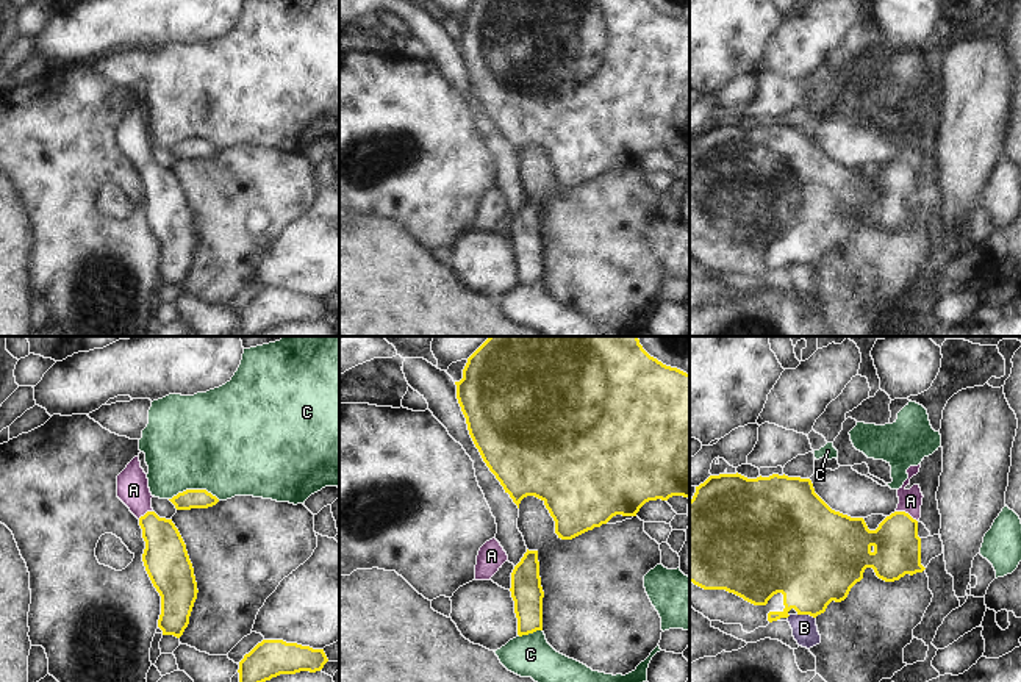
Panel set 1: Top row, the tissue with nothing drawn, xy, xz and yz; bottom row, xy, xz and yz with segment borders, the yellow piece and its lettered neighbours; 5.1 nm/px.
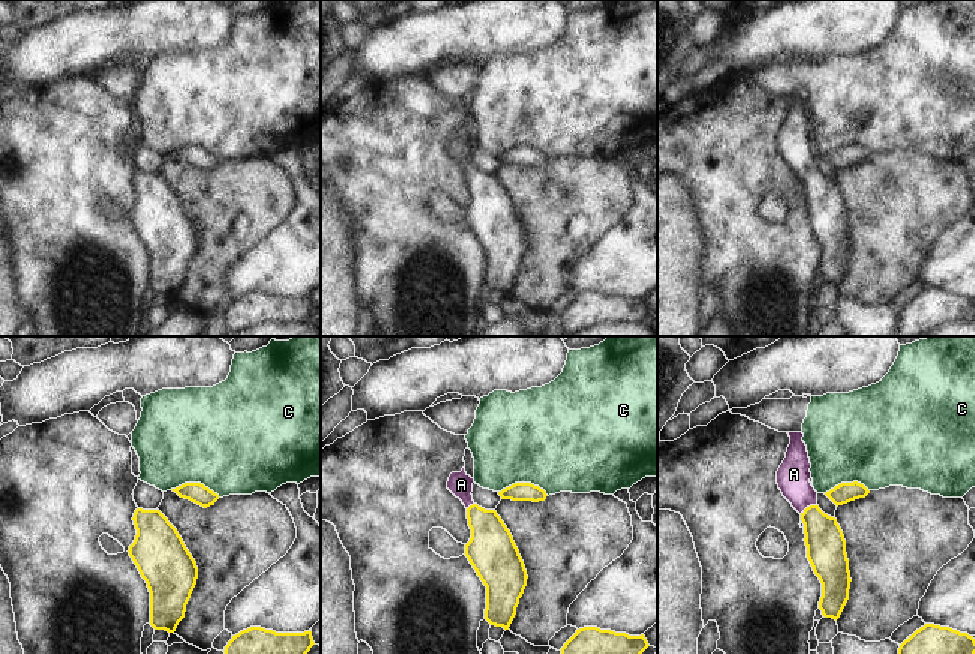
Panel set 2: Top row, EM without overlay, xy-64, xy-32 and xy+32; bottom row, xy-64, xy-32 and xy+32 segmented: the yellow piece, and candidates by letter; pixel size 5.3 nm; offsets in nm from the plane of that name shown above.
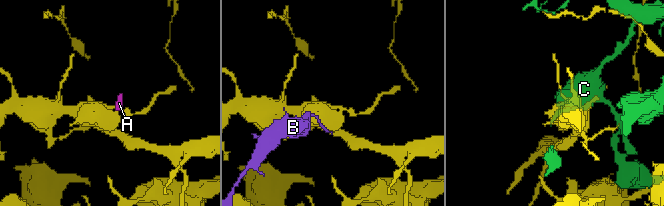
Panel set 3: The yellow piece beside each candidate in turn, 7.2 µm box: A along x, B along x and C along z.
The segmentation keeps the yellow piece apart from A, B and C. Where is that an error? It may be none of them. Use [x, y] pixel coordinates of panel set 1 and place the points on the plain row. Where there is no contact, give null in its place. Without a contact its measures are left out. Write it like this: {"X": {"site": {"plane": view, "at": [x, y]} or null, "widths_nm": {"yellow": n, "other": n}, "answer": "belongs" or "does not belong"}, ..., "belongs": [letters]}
{"A": {"site": {"plane": "yz", "at": [907, 163]}, "widths_nm": {"yellow": 240, "other": 120}, "answer": "belongs"}, "B": {"site": {"plane": "yz", "at": [807, 263]}, "widths_nm": {"yellow": 420, "other": 130}, "answer": "does not belong"}, "C": {"site": {"plane": "xy", "at": [194, 139]}, "widths_nm": {"yellow": 100, "other": 480}, "answer": "does not belong"}, "belongs": ["A"]}

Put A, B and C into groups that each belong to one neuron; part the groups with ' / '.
A / B / C

